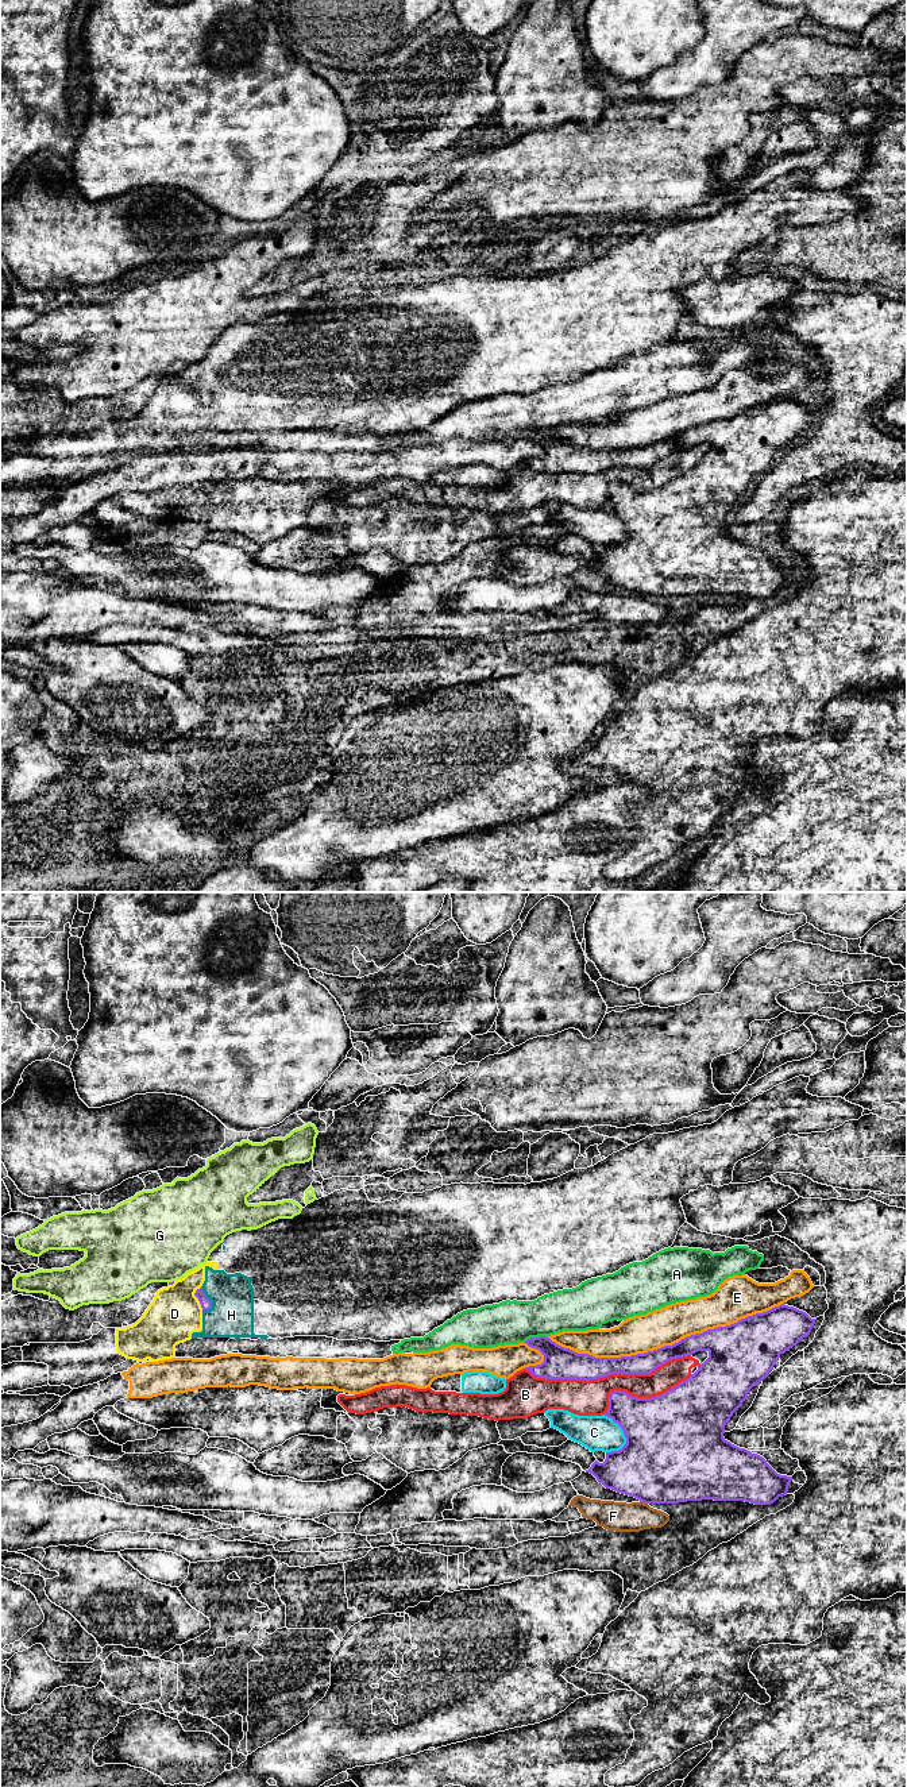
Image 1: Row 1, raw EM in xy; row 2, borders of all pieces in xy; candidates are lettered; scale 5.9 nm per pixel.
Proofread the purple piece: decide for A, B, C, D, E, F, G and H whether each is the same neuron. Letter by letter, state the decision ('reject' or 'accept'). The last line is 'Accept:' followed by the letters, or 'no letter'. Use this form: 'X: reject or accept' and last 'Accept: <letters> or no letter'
A: reject
B: reject
C: reject
D: reject
E: reject
F: reject
G: reject
H: reject
Accept: no letter

